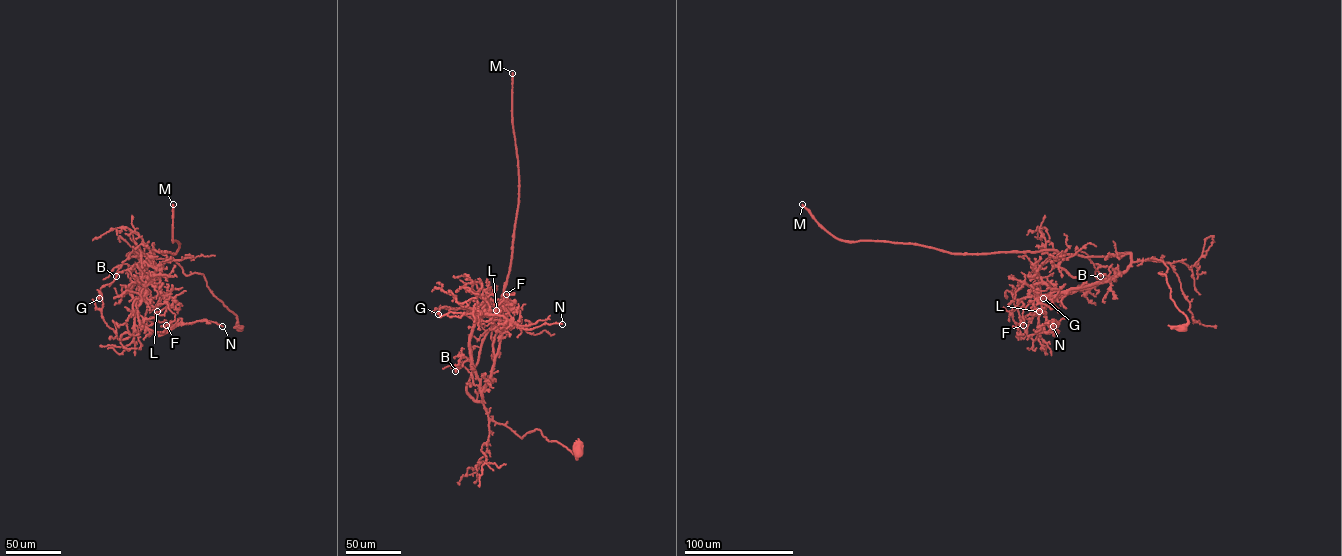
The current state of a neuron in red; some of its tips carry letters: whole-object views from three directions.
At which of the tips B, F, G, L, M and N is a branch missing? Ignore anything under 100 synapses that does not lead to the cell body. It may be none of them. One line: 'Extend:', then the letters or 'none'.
Extend: M

